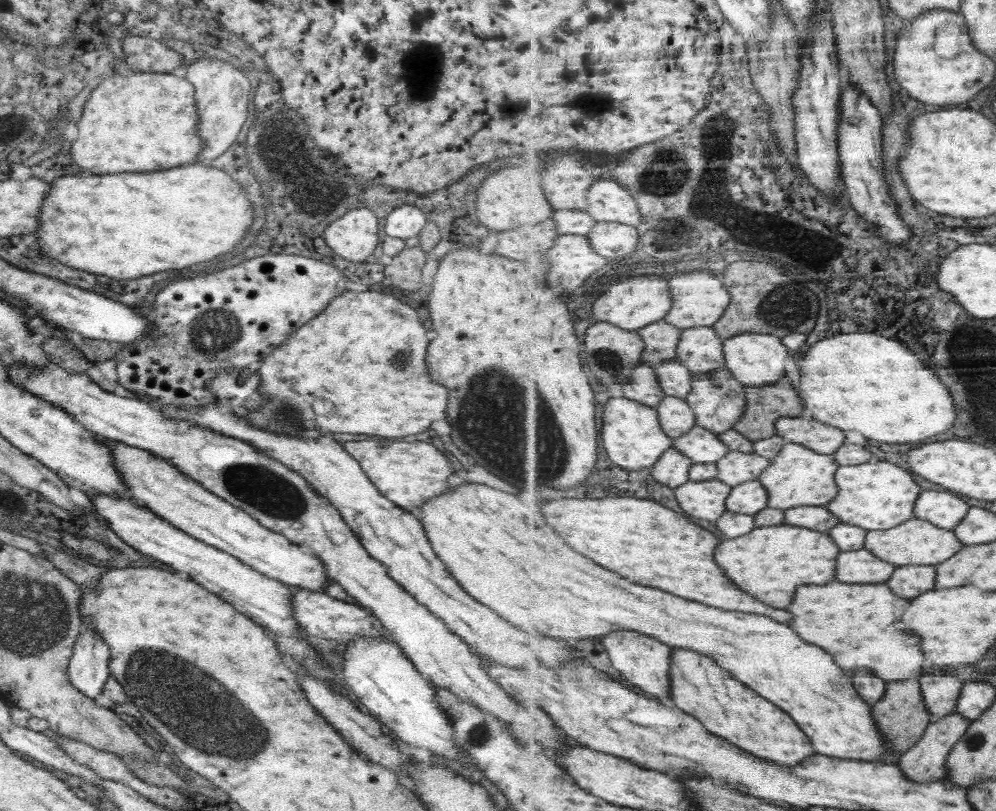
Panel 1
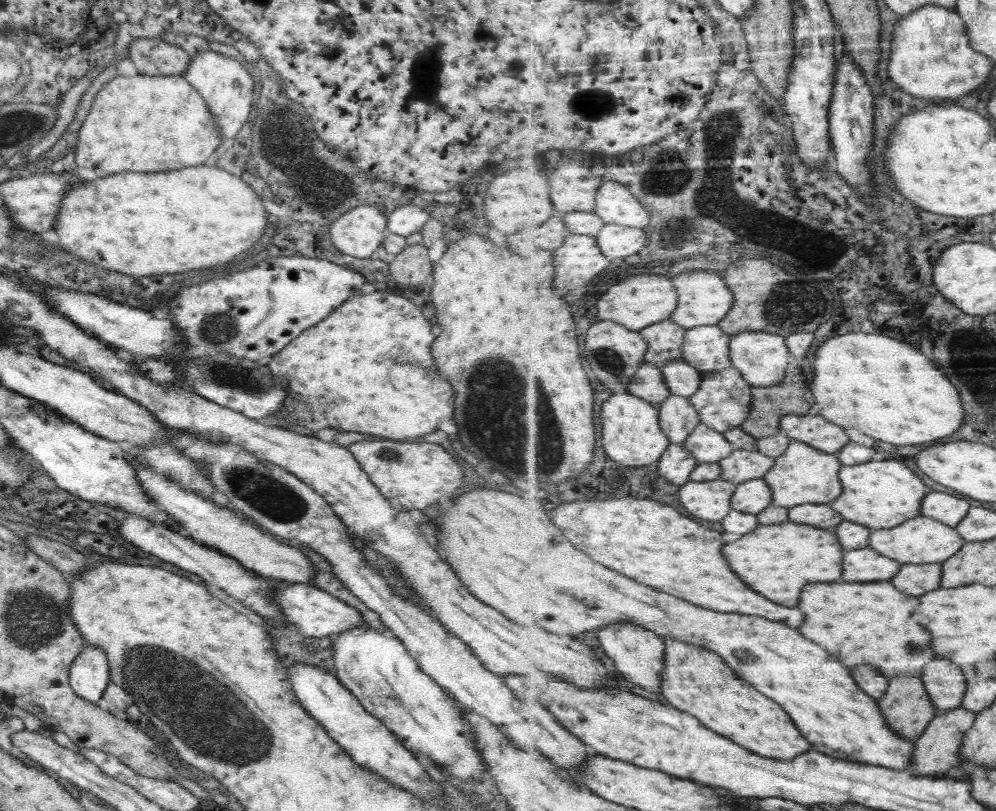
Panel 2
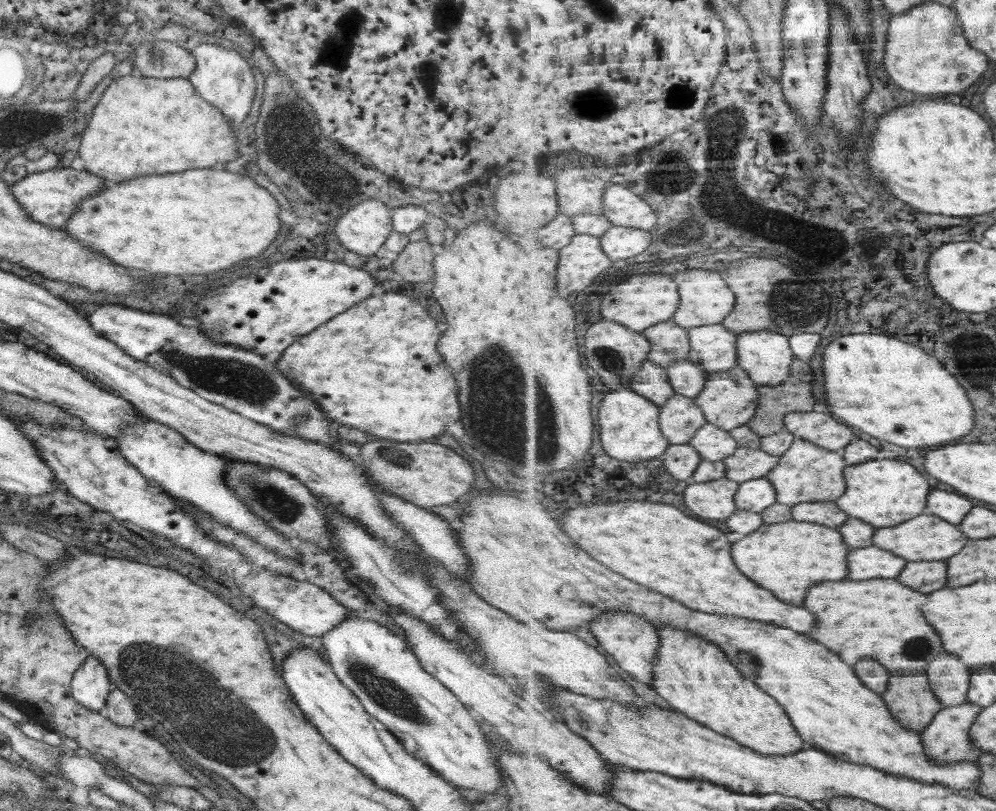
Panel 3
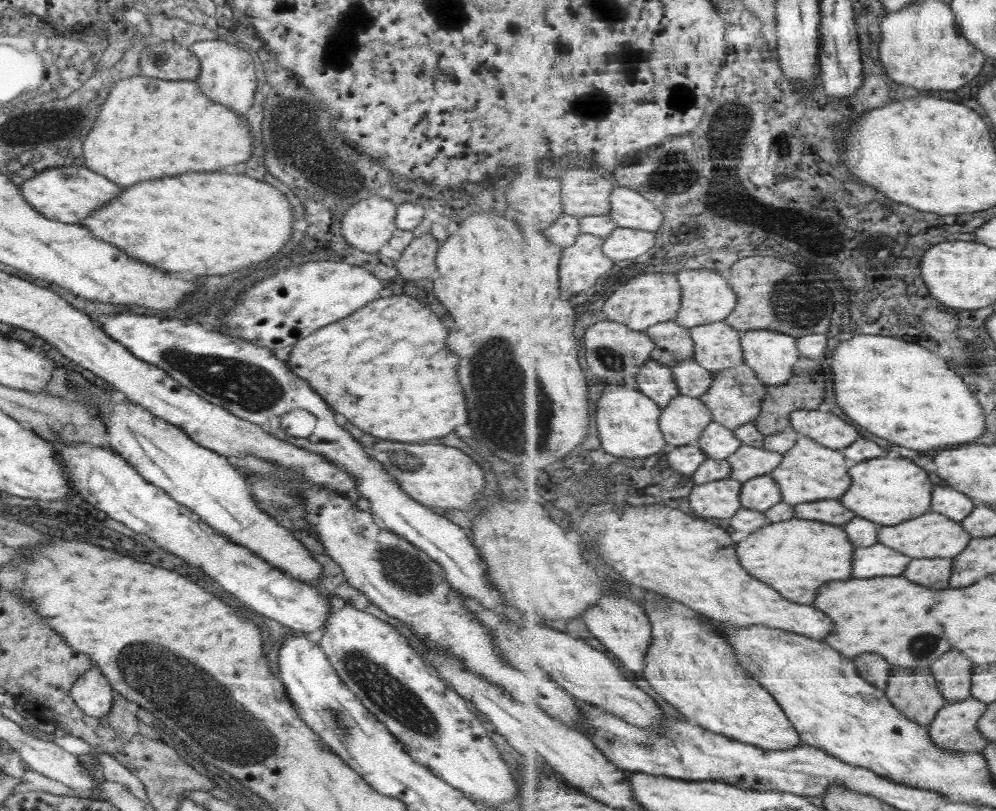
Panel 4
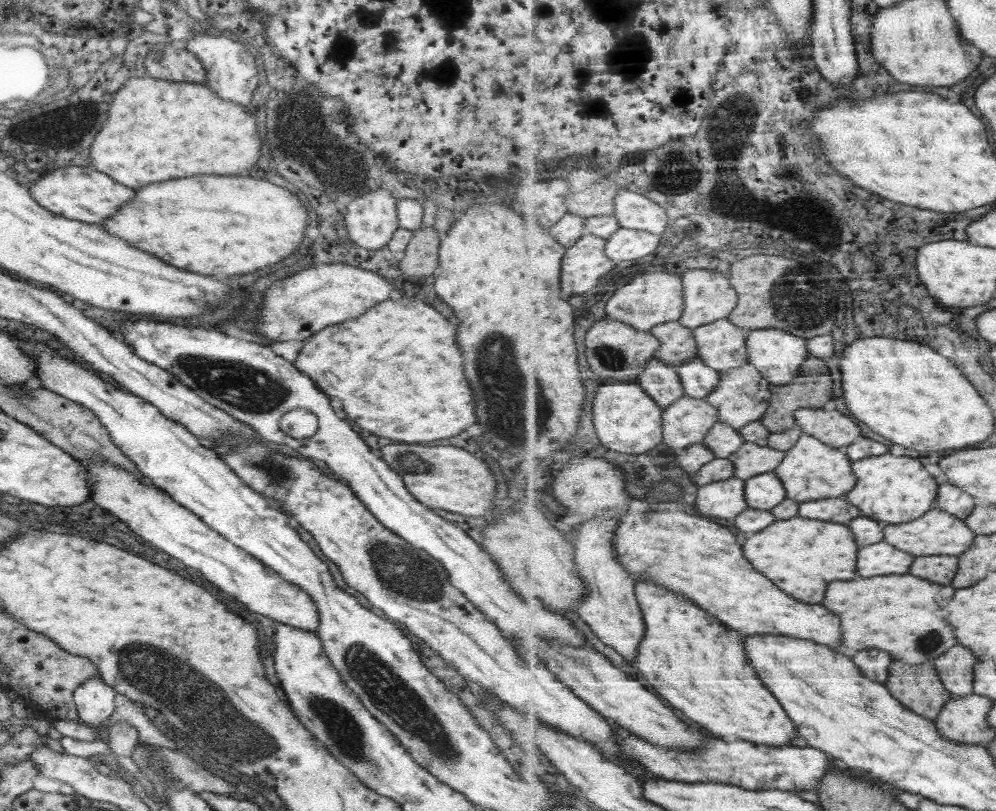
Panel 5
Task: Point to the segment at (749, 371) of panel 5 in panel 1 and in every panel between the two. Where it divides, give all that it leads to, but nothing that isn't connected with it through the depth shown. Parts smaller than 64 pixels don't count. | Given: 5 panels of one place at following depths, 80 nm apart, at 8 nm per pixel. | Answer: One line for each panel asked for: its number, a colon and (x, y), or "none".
1: (719, 399)
2: (725, 401)
3: (731, 399)
4: (736, 398)

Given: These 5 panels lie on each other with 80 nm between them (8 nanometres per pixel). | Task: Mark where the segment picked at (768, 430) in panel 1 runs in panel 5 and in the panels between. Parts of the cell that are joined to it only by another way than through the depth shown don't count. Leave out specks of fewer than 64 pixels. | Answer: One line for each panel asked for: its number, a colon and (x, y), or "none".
2: (772, 403)
3: (796, 394)
4: (806, 389)
5: (814, 388)

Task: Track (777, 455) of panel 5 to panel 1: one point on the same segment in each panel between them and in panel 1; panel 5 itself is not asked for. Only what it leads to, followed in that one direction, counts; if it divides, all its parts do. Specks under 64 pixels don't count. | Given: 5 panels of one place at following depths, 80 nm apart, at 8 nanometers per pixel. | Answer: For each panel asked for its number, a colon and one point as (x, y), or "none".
1: (737, 468)
2: (741, 466)
3: (747, 464)
4: (749, 462)

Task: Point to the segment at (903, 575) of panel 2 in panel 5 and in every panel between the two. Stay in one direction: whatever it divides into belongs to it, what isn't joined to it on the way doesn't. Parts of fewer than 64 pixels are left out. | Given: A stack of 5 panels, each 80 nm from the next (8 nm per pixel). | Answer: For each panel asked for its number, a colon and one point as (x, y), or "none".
3: (926, 576)
4: (937, 573)
5: (943, 569)

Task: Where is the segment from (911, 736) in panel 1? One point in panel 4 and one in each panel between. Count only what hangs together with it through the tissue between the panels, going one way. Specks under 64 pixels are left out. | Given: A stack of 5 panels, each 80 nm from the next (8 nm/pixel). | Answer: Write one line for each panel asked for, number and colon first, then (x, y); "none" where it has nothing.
2: (909, 708)
3: (913, 702)
4: (916, 692)

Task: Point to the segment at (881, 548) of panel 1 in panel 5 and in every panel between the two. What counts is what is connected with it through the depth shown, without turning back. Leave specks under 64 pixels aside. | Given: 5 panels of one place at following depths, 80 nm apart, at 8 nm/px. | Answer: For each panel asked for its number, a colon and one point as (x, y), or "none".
2: (924, 539)
3: (930, 538)
4: (934, 535)
5: (938, 532)

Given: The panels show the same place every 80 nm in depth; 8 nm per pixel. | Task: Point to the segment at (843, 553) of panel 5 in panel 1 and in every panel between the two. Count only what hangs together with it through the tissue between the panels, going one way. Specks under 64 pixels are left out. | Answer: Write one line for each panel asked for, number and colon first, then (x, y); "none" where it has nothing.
1: (772, 562)
2: (779, 560)
3: (788, 558)
4: (798, 556)

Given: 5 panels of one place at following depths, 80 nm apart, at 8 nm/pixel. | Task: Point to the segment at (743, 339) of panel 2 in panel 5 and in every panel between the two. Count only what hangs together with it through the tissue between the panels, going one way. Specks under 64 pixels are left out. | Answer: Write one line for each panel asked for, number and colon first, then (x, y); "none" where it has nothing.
3: (768, 356)
4: (773, 354)
5: (780, 355)

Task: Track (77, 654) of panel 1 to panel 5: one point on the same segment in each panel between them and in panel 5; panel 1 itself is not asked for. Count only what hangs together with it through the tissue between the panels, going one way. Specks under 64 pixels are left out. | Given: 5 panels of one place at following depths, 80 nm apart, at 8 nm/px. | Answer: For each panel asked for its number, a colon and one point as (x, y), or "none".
2: (89, 676)
3: (90, 686)
4: (91, 692)
5: (94, 700)

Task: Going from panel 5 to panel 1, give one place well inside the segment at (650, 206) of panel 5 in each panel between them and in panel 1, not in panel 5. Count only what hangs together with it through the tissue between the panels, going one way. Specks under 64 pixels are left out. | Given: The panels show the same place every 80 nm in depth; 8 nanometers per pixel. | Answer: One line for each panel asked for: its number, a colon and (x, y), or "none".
1: (609, 201)
2: (617, 204)
3: (622, 206)
4: (630, 209)

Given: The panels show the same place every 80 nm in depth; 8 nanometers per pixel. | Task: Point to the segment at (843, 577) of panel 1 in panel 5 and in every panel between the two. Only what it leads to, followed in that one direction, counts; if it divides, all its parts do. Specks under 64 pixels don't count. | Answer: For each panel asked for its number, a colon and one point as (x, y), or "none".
2: (865, 565)
3: (874, 562)
4: (880, 560)
5: (880, 559)

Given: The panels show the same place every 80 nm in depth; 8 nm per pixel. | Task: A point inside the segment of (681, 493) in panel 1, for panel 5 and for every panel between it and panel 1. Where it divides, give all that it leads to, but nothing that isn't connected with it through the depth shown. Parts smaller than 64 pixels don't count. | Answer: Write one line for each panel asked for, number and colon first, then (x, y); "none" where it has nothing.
2: (710, 501)
3: (714, 501)
4: (721, 500)
5: (725, 500)

